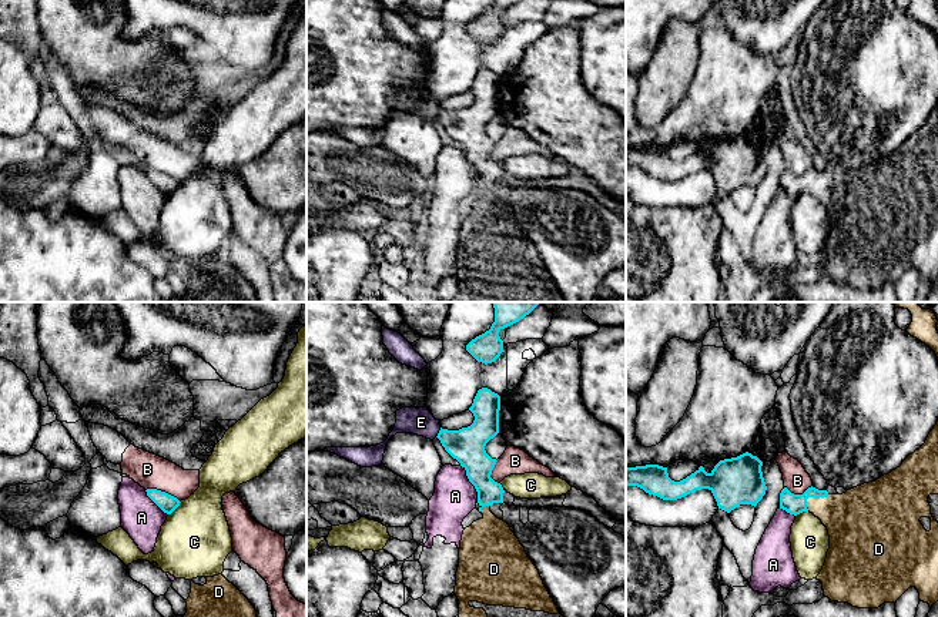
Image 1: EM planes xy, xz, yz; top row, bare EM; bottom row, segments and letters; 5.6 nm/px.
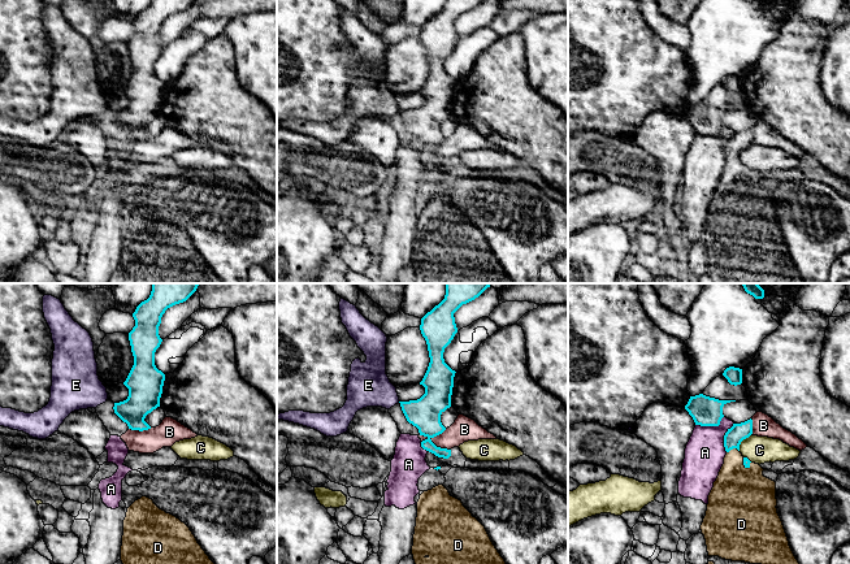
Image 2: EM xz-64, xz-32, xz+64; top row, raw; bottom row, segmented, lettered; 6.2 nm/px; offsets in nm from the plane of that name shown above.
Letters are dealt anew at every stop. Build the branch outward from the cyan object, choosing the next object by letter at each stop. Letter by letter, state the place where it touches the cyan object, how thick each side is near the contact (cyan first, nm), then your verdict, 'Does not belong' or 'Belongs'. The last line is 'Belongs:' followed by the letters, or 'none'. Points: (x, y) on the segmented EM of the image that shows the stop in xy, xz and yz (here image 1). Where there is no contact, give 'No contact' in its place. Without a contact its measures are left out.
A: Touches cyan at xz (471, 482). Thickness 200 nm (cyan) against 240 nm. Does not belong
B: Touches cyan at xy (163, 492). Thickness 100 nm (cyan) against 190 nm. Does not belong
C: Touches cyan at xy (174, 509). Thickness 100 nm (cyan) against 400 nm. Does not belong
D: Touches cyan at yz (813, 496). Thickness 110 nm (cyan) against 300 nm. Belongs
E: Touches cyan at xz (439, 432). Thickness 200 nm (cyan) against 150 nm. Does not belong
Belongs: D

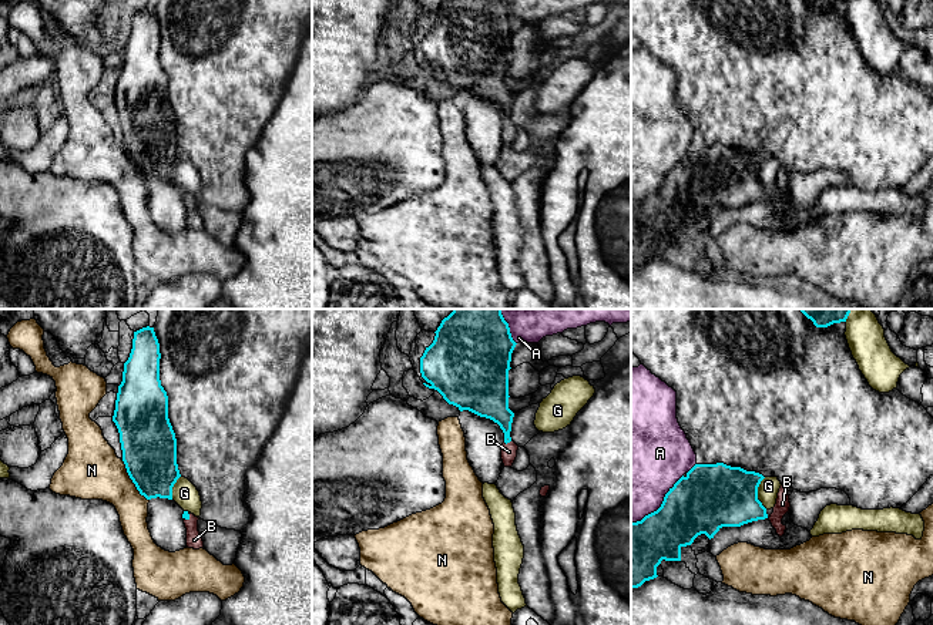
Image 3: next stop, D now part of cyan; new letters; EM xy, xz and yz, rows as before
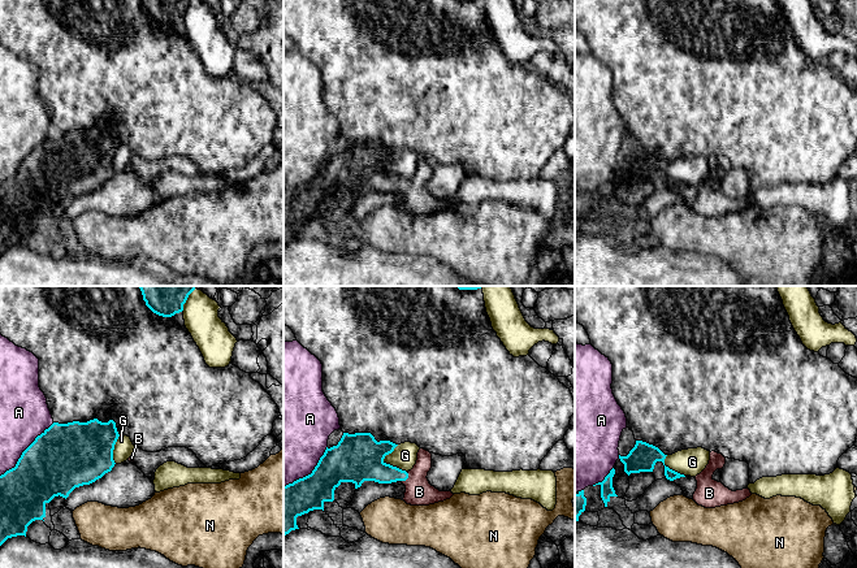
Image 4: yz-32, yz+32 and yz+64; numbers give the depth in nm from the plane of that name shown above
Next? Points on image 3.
A: Touches cyan at yz (661, 504). Thickness 360 nm (cyan) against 460 nm. Does not belong
B: Touches cyan at xz (507, 442). Thickness 190 nm (cyan) against 90 nm. Belongs
G: Touches cyan at yz (757, 493). Thickness 360 nm (cyan) against 120 nm. Does not belong
N: Touches cyan at xy (133, 481). Thickness 320 nm (cyan) against 320 nm. Does not belong
Belongs: B

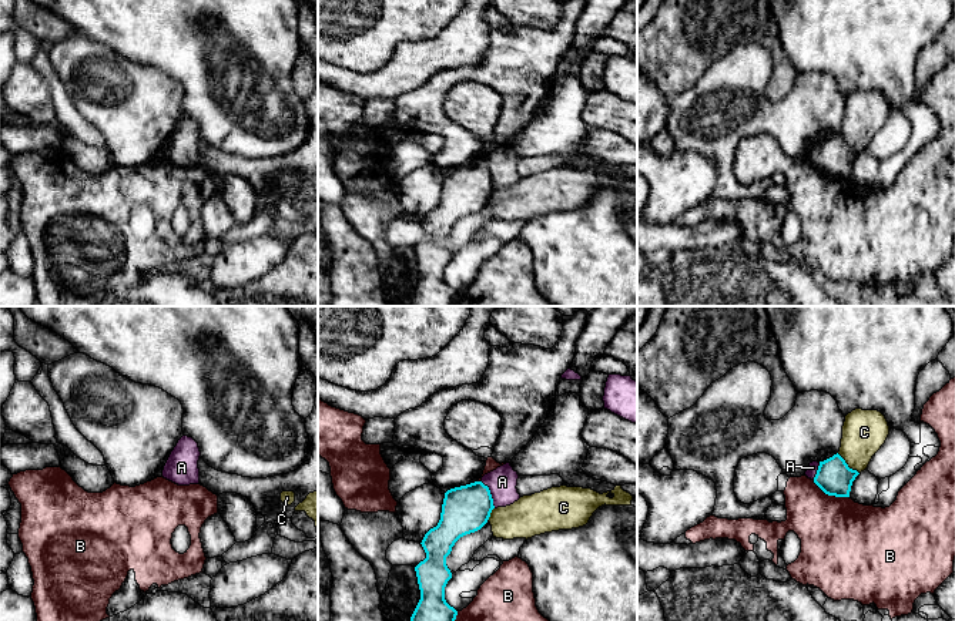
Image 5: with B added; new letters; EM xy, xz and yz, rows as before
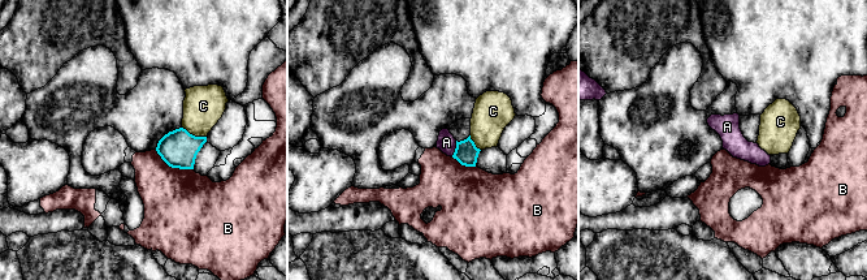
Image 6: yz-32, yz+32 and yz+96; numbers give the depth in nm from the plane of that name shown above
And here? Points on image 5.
A: Touches cyan at xz (491, 494). Thickness 260 nm (cyan) against 160 nm. Does not belong
B: Touches cyan at yz (831, 494). Thickness 200 nm (cyan) against 440 nm. Does not belong
C: Touches cyan at yz (847, 465). Thickness 200 nm (cyan) against 240 nm. Does not belong
Belongs: none

